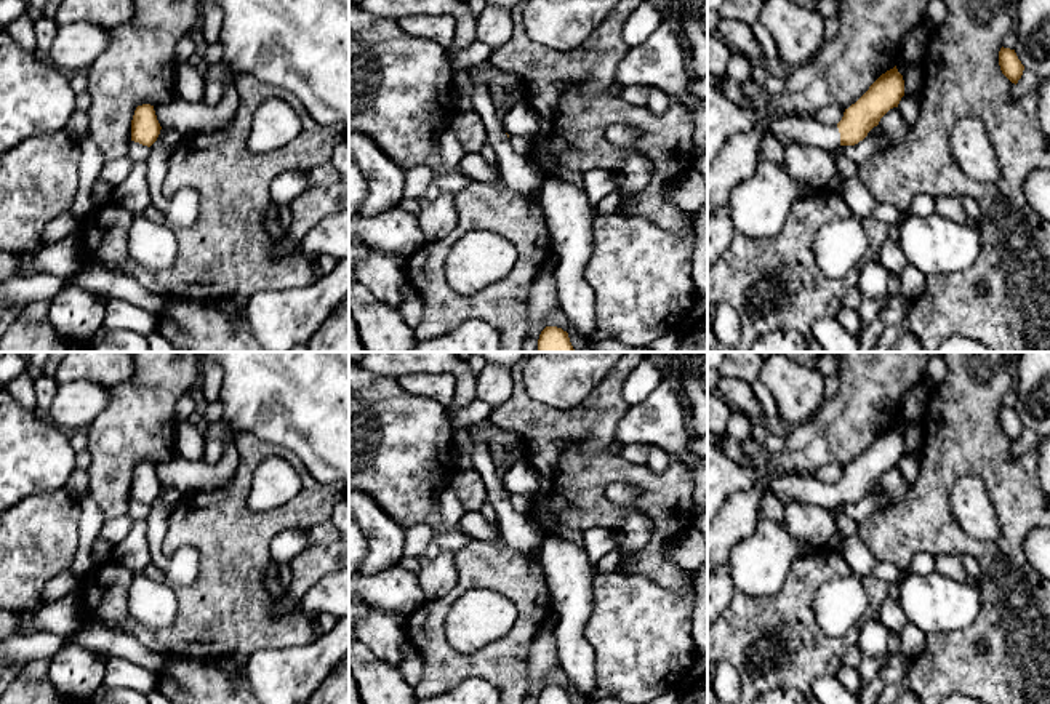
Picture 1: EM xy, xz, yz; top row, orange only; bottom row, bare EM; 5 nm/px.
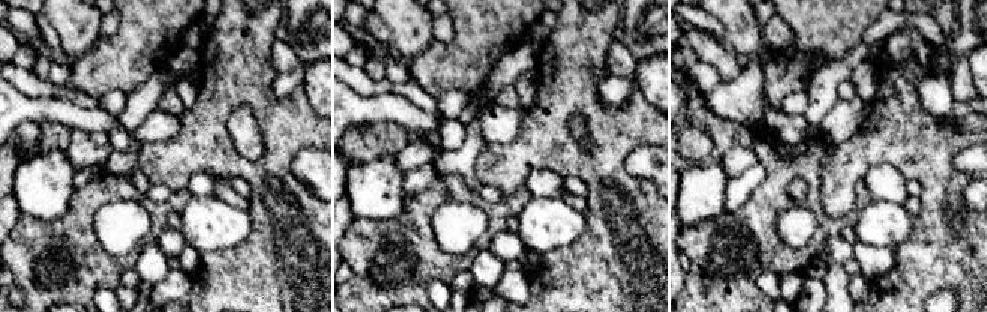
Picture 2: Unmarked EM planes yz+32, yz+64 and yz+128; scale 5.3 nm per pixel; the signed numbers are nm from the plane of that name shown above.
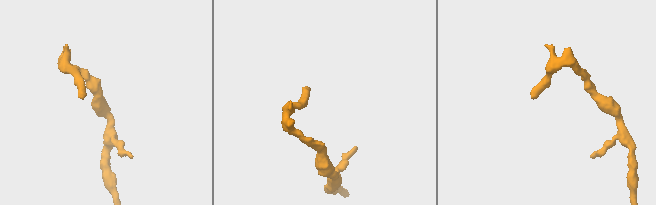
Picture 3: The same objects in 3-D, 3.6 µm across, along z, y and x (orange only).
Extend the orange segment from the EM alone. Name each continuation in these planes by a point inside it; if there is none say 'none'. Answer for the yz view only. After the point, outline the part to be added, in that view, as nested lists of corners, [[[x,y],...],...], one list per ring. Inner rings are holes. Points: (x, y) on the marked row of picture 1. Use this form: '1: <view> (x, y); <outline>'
1: yz (794, 128); [[[799,115],[776,117],[767,123],[767,134],[783,136],[789,142],[802,146],[821,147],[831,150],[840,147],[840,133],[837,125],[826,126],[813,120],[805,120]]]

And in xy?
none

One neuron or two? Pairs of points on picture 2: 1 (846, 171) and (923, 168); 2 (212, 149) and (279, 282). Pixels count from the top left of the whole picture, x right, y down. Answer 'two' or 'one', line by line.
1: one
2: one

